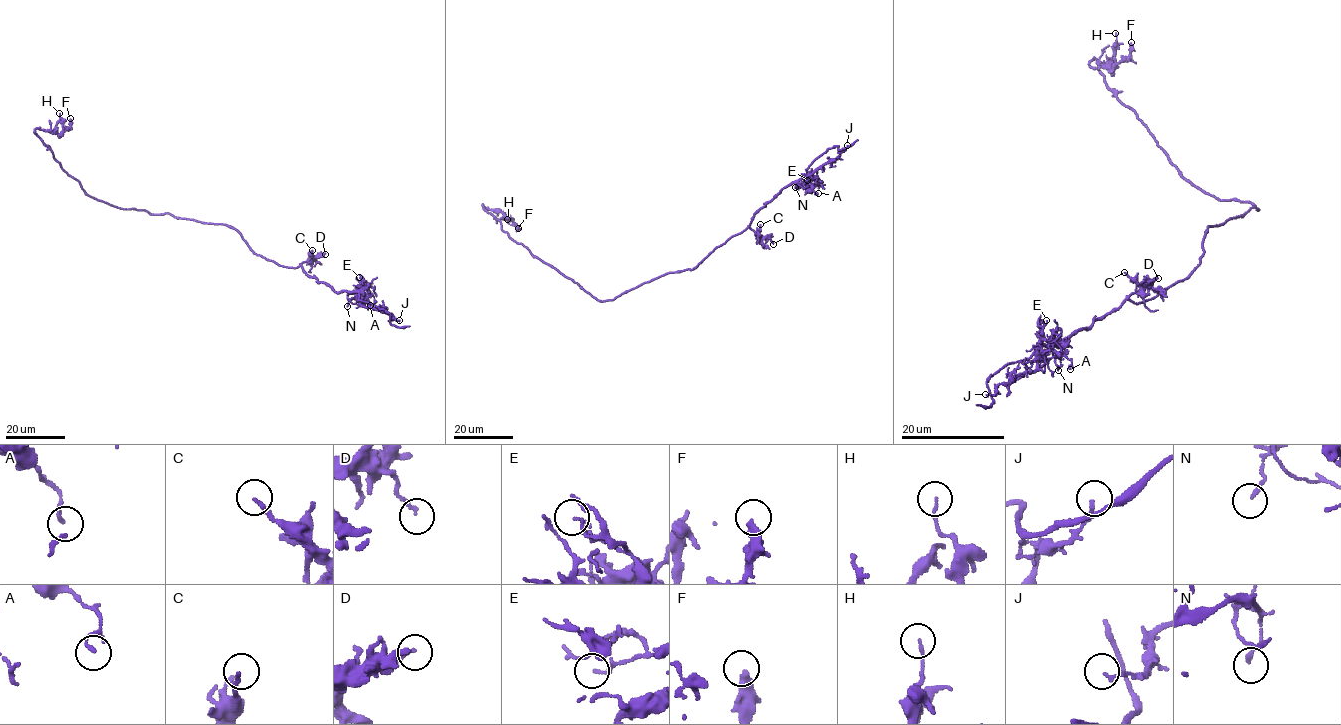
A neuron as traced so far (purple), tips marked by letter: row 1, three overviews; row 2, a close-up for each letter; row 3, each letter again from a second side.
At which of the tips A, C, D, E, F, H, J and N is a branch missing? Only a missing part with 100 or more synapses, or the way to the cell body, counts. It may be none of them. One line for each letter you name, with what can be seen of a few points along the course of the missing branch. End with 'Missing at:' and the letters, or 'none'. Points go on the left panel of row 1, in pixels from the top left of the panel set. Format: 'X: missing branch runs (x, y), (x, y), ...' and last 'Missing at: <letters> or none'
Missing at: none

